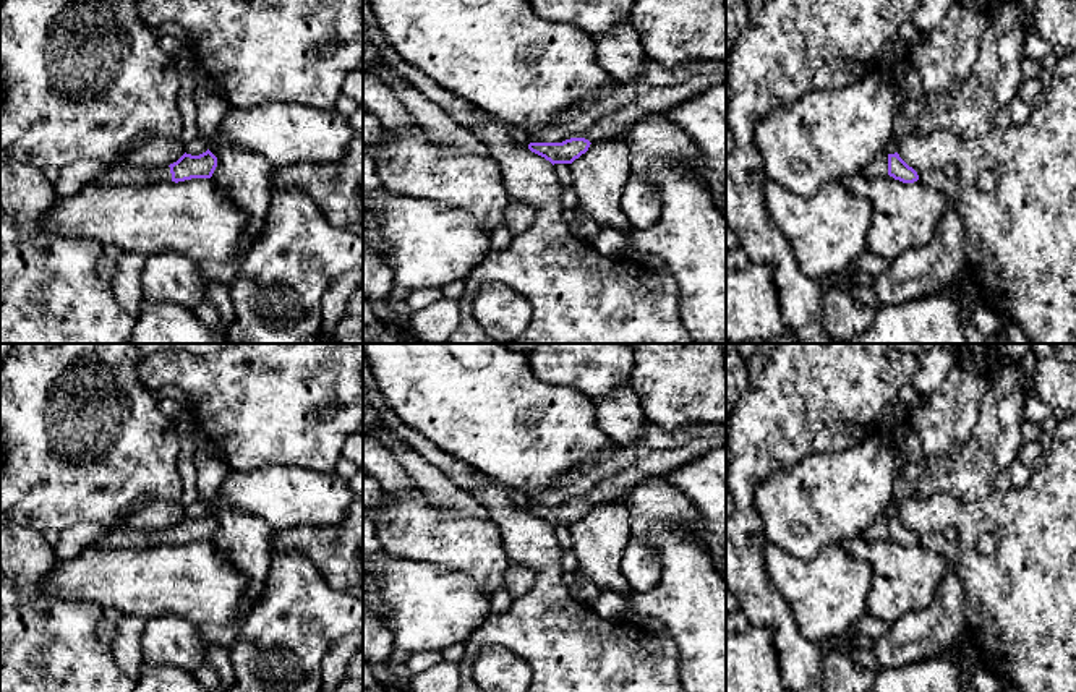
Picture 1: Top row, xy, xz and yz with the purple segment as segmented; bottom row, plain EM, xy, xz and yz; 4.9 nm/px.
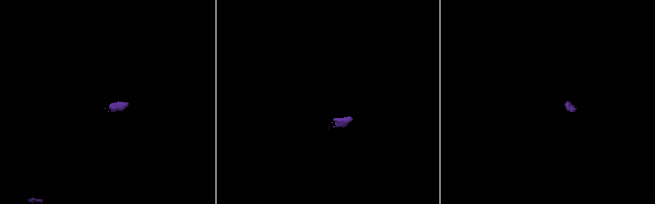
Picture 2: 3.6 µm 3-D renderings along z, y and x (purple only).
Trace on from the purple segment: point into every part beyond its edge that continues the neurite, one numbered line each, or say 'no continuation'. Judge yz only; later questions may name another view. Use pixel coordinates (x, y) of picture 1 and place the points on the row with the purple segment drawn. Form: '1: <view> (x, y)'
1: yz (879, 167)

